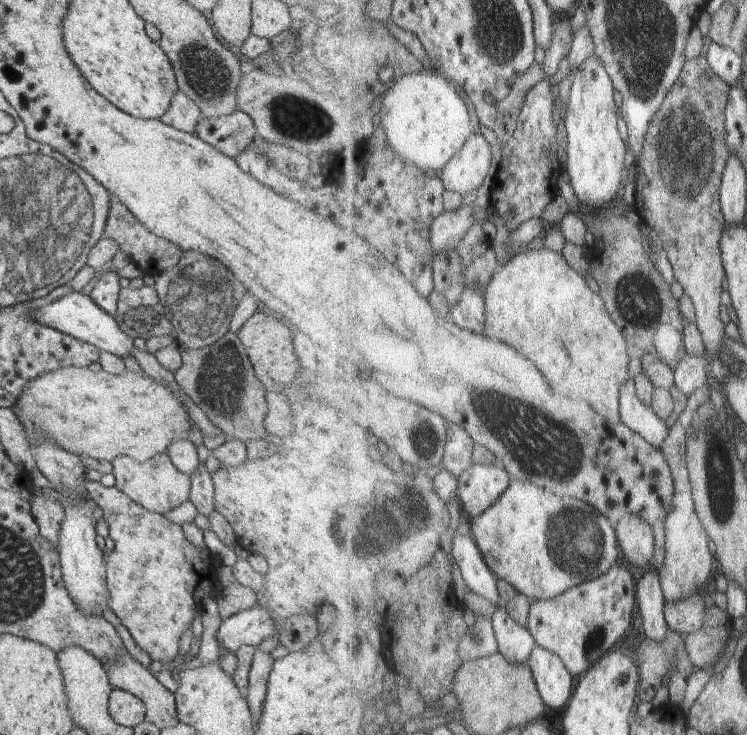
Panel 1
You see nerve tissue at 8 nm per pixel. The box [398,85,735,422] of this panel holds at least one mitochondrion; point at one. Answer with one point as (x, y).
(688, 147)

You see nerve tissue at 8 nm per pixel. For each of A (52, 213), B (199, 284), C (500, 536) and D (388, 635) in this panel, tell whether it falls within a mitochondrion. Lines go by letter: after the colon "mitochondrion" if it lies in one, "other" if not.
A: mitochondrion
B: mitochondrion
C: mitochondrion
D: other

